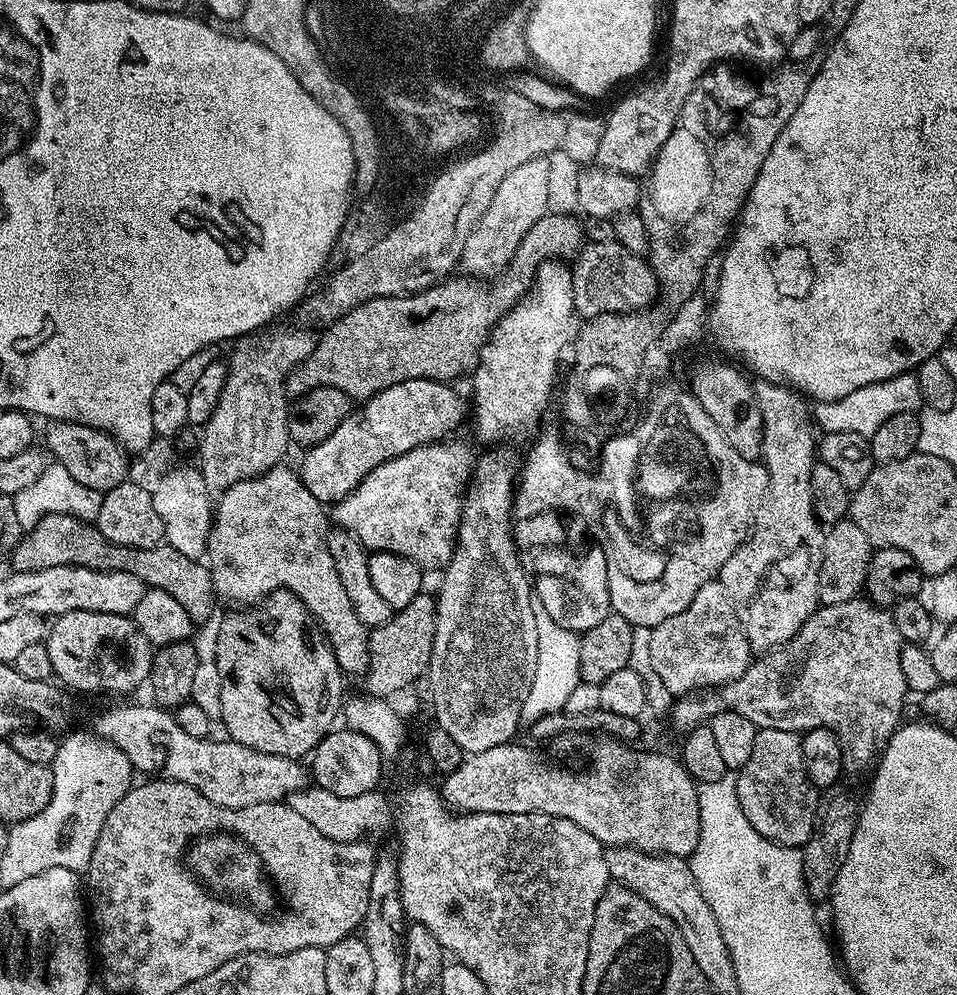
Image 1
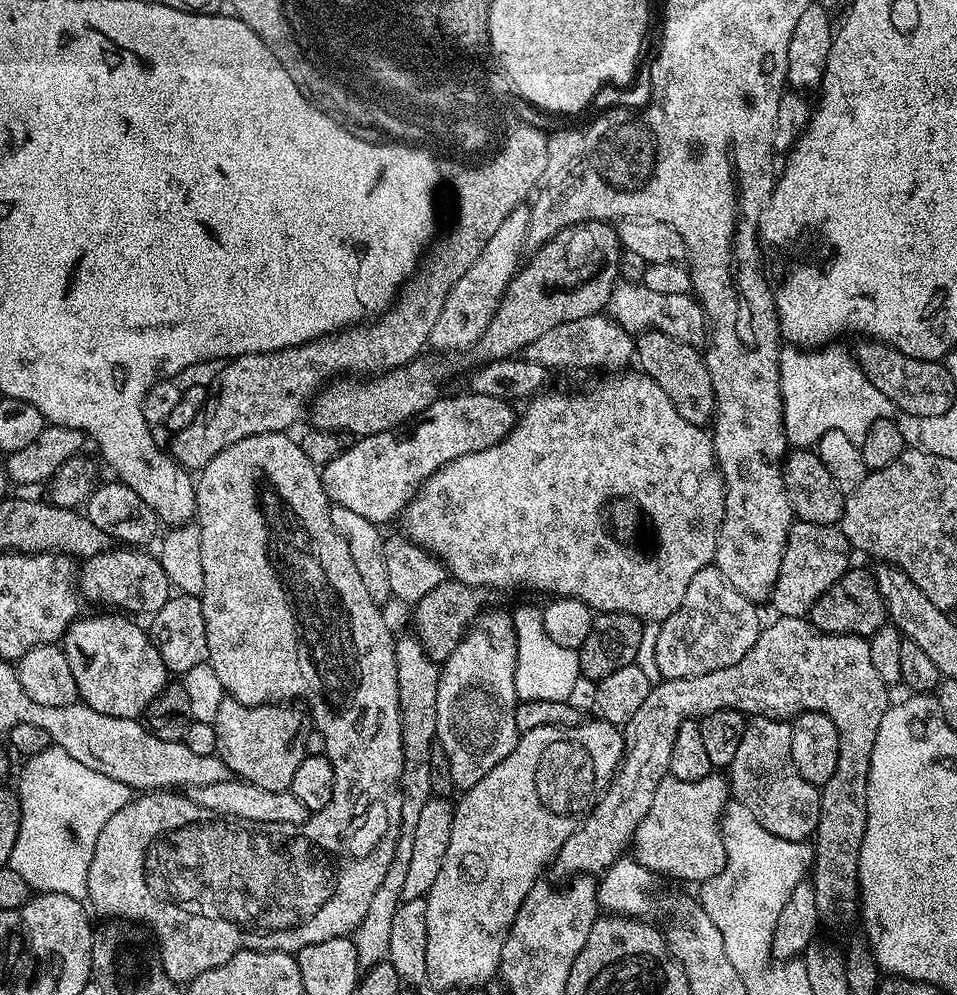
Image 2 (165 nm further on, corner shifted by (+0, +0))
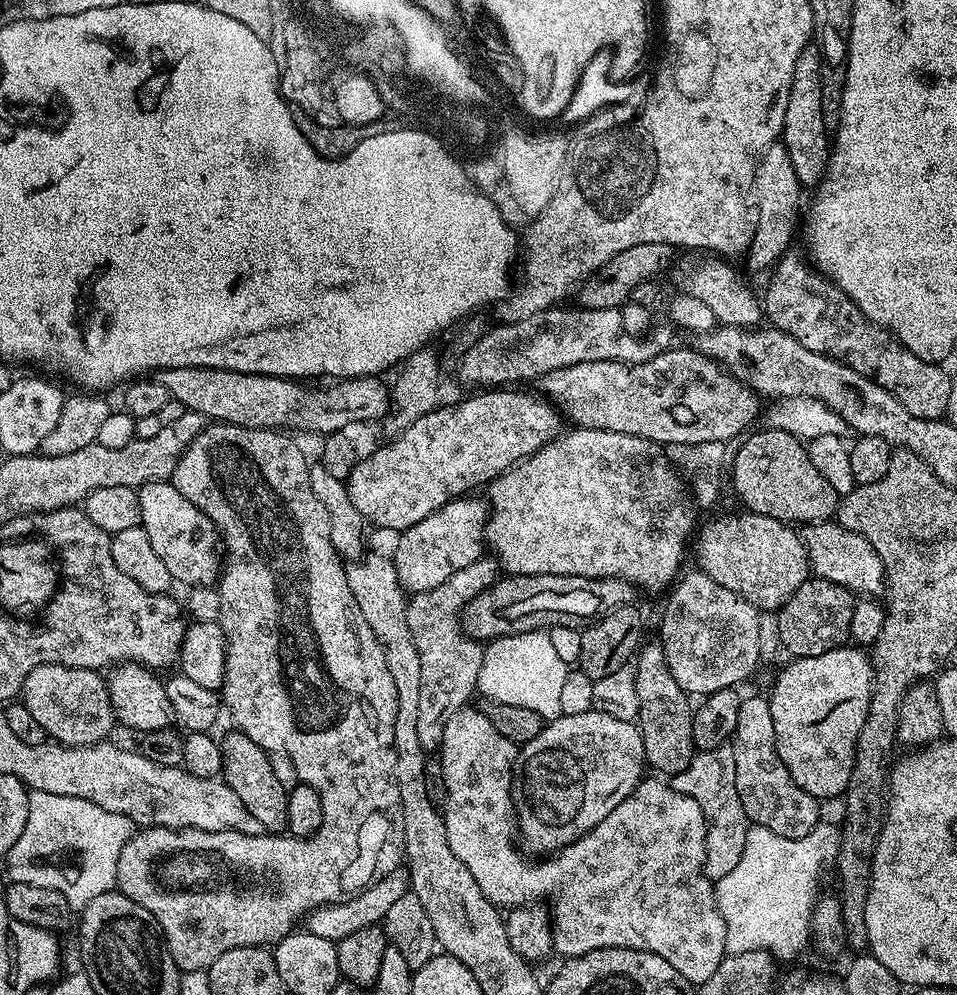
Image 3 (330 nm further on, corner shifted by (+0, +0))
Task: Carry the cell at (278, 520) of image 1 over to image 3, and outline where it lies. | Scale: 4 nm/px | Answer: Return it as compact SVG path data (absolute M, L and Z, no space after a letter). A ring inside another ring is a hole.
M212 422L200 431L198 438L194 438L194 442L190 442L190 446L176 463L176 469L170 478L170 483L176 487L178 494L182 494L182 498L186 498L186 502L194 502L194 506L198 506L198 510L202 510L206 518L216 523L216 530L222 541L223 551L226 553L226 563L218 577L220 594L218 623L224 632L226 642L223 707L231 723L257 746L272 754L285 752L290 759L297 760L296 768L294 767L295 775L302 778L303 783L320 792L324 807L322 826L307 838L291 834L256 836L257 834L230 830L211 832L197 828L144 826L128 839L126 846L122 846L122 854L118 858L116 888L126 898L138 902L138 906L142 906L155 918L170 958L174 958L176 967L181 973L205 971L214 961L222 958L226 950L274 946L282 937L291 934L304 917L314 909L327 904L346 902L362 894L362 890L374 886L374 882L397 871L401 867L404 856L404 823L400 791L396 785L396 751L394 750L394 714L398 714L398 690L394 690L394 678L390 678L390 670L386 670L384 651L374 638L370 626L366 626L350 594L345 565L330 538L330 514L326 514L326 506L322 506L322 502L318 502L318 498L314 496L314 490L310 490L308 481L310 460L304 457L303 450L291 438L293 439L291 435L271 428L243 428L237 424ZM307 760L324 760L324 772L320 772L316 764L308 765Z

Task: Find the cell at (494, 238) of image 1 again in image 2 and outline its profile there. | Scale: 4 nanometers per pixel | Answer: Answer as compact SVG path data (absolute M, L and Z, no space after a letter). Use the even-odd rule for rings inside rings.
M519 208L510 213L506 222L498 226L498 231L486 242L485 249L465 275L458 280L447 295L438 320L429 336L429 345L440 350L464 350L481 341L490 318L500 305L501 298L509 282L516 275L521 260L522 248L526 246L529 224L529 211Z

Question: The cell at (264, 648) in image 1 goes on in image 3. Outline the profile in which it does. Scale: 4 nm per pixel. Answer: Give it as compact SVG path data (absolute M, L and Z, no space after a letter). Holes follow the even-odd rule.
M228 730L220 740L222 750L222 766L224 767L222 779L225 784L242 798L242 806L250 810L253 821L260 824L265 833L280 834L287 829L286 802L288 801L288 788L281 779L281 773L271 764L269 753L257 746L250 738L246 738L239 730Z

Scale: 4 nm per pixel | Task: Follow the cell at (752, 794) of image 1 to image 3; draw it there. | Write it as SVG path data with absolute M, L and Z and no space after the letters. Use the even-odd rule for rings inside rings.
M775 748L772 752L772 762L766 764L760 756L760 768L744 768L740 770L740 758L734 754L734 774L738 786L738 798L742 798L742 810L746 810L749 821L757 828L774 830L774 834L782 834L782 838L806 838L816 824L821 823L821 801L815 800L794 778L790 778L790 770L786 770L786 762Z

